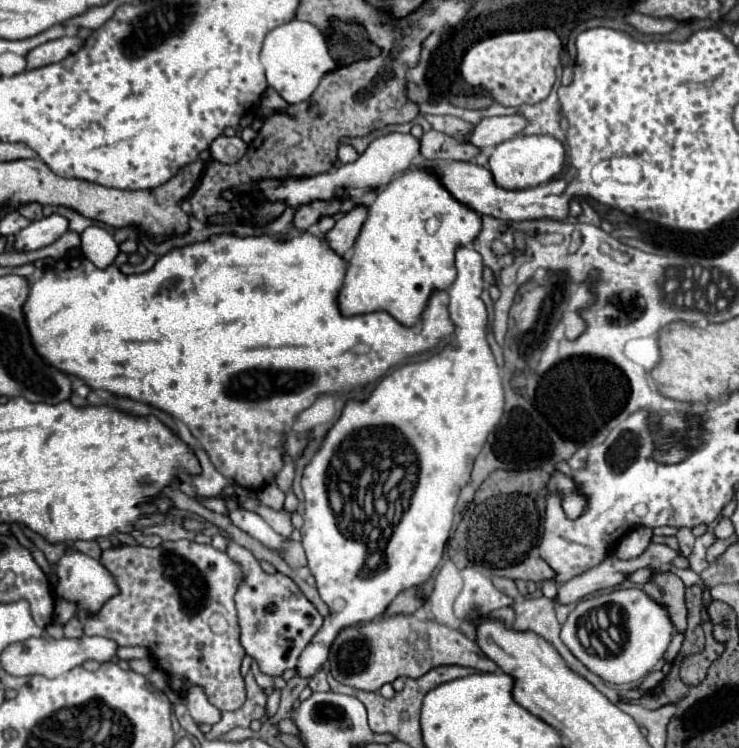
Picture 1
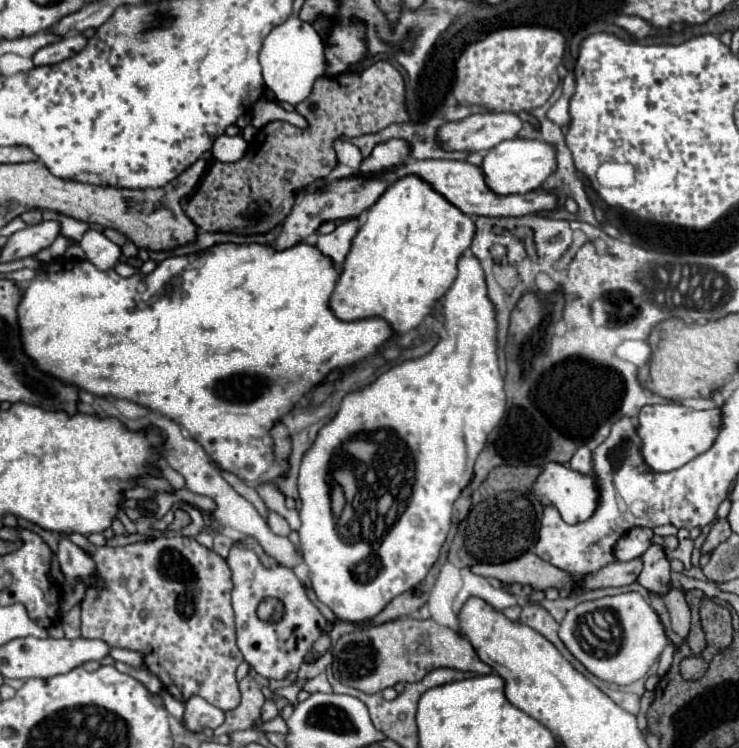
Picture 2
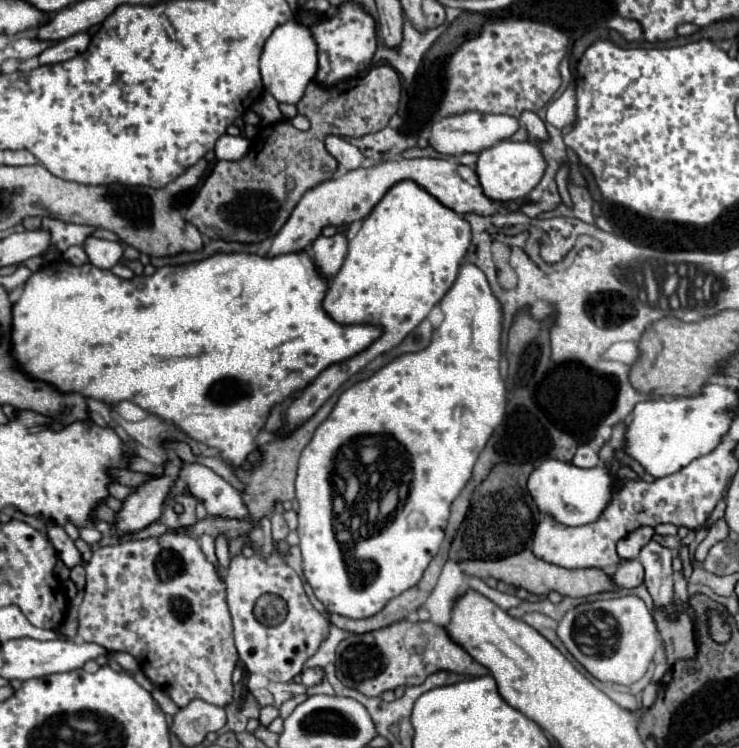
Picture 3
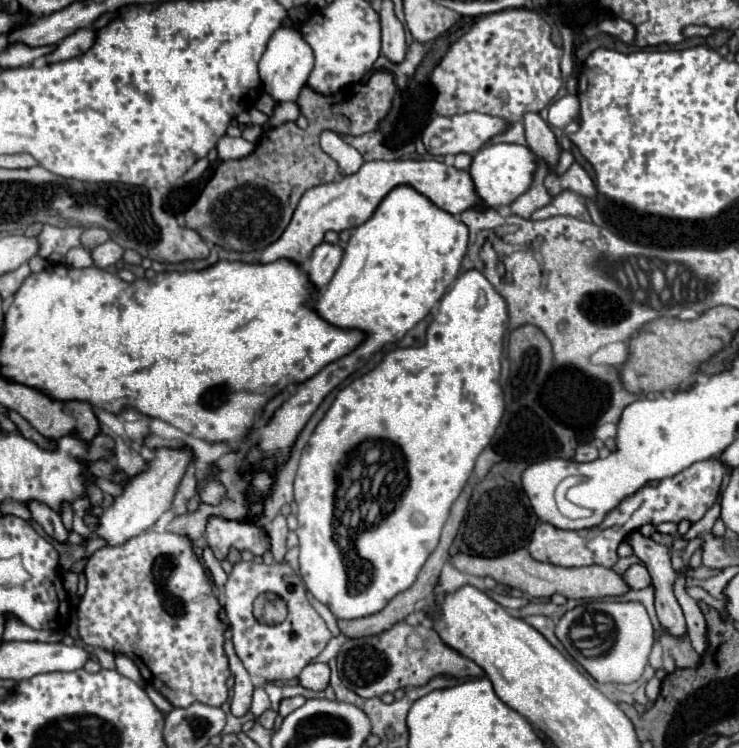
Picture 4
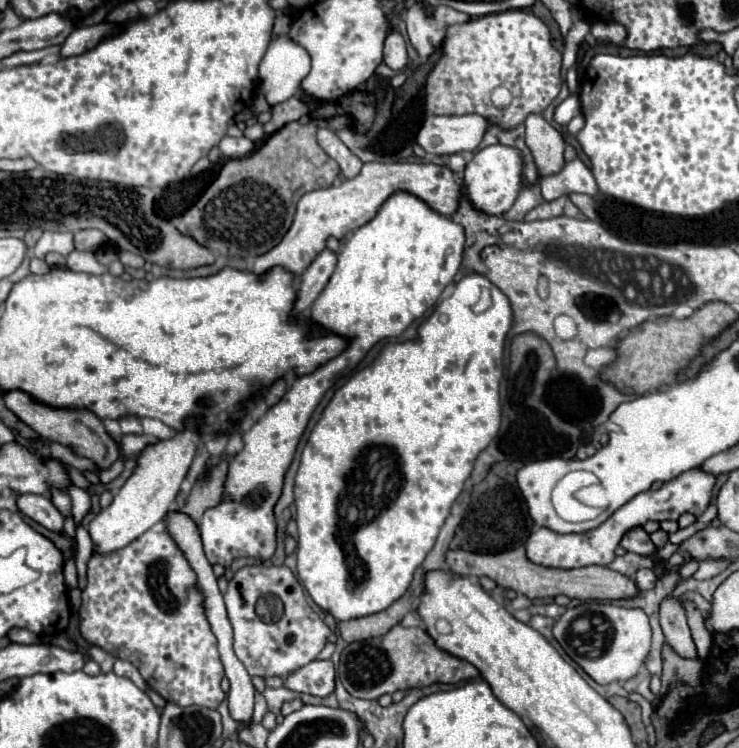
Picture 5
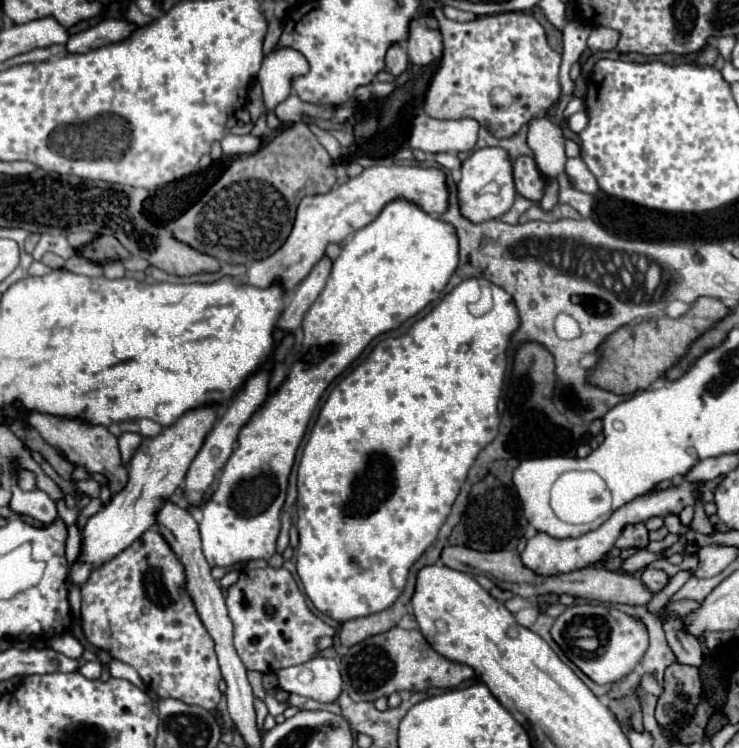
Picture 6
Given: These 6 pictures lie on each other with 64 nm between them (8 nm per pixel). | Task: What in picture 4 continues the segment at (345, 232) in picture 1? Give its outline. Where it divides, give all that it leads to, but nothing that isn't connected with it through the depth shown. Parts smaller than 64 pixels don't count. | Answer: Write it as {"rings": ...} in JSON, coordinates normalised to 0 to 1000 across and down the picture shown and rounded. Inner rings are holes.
{"rings":[[[436,324],[422,334],[419,345],[411,350],[411,361],[430,388],[436,388],[449,374],[455,358],[460,356],[463,340],[465,334],[460,326]]]}

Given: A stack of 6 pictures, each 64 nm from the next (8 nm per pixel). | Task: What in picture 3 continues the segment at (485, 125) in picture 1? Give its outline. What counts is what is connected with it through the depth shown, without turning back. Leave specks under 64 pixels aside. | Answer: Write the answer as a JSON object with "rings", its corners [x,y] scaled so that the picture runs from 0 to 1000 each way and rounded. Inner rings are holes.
{"rings":[[[628,150],[617,155],[606,155],[598,160],[590,160],[585,168],[582,195],[590,198],[595,206],[604,209],[622,209],[631,203],[652,203],[663,195],[668,195],[677,187],[690,184],[704,171],[704,160],[687,152],[652,152],[652,150]]]}

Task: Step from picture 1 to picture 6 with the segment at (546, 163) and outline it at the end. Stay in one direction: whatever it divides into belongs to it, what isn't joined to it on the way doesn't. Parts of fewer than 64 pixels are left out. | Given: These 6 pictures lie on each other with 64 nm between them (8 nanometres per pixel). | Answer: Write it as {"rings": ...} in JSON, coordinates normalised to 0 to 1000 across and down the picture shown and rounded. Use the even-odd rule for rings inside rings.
{"rings":[[[652,198],[639,203],[625,219],[625,241],[620,243],[622,259],[622,283],[639,297],[655,297],[666,291],[677,291],[687,283],[698,265],[696,251],[696,219],[685,201],[679,198]]]}

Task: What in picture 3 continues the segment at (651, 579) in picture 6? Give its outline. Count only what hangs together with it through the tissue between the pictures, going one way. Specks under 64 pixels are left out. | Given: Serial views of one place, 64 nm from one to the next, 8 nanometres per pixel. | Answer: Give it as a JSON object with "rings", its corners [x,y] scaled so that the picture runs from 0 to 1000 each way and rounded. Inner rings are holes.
{"rings":[[[847,749],[839,751],[836,759],[825,767],[825,775],[831,783],[842,783],[842,786],[858,786],[866,783],[871,778],[871,759],[863,749]]]}

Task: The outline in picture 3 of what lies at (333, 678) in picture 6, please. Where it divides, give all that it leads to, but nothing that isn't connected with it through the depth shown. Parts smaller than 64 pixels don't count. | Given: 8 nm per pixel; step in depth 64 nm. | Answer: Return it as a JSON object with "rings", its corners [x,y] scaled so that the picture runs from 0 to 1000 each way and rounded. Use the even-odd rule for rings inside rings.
{"rings":[[[422,893],[422,896],[411,896],[409,898],[409,914],[411,917],[422,917],[422,914],[430,914],[436,909],[438,898],[436,893]]]}

